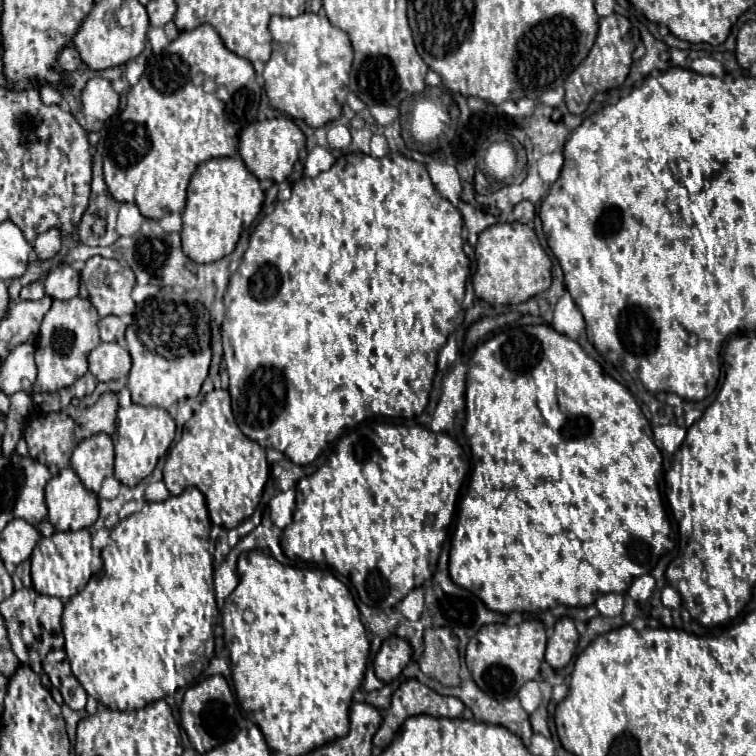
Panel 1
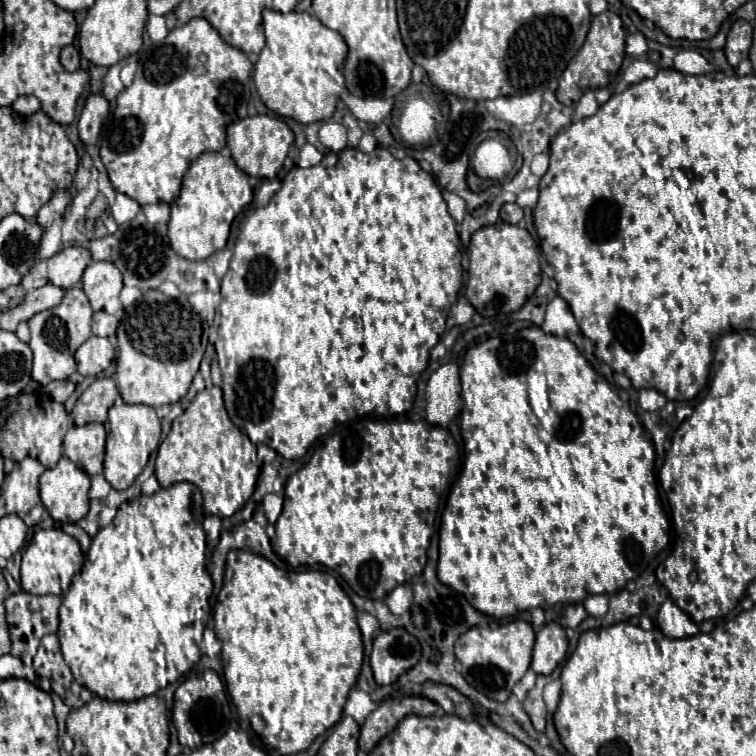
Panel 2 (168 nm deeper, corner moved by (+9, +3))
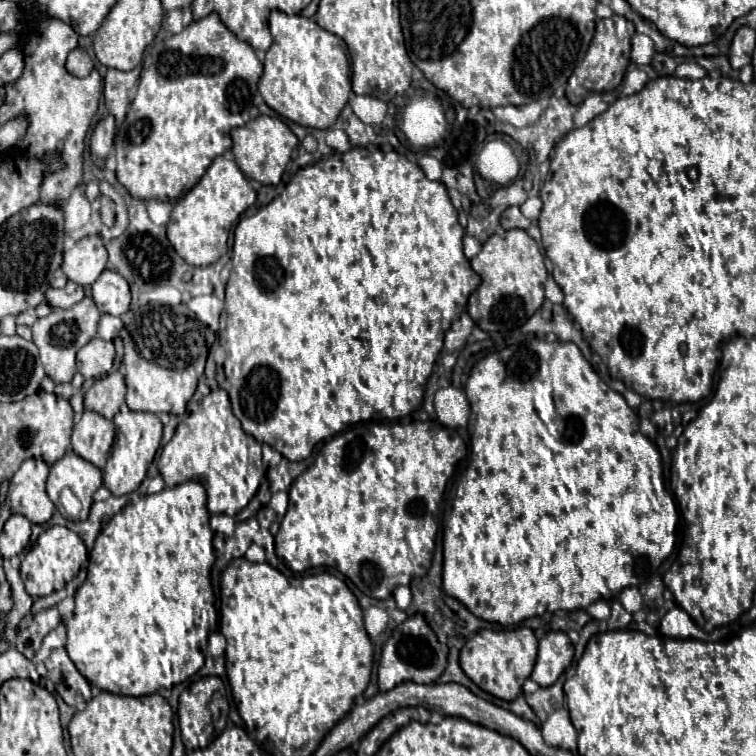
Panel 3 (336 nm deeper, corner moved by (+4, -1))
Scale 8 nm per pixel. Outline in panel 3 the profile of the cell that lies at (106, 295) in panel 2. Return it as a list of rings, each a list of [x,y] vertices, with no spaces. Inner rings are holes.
[[[104,269],[92,285],[92,299],[100,313],[122,315],[130,305],[130,289],[126,279],[116,271]]]

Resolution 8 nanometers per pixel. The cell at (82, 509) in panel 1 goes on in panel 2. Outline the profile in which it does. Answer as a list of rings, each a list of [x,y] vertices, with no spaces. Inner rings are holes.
[[[67,457],[41,475],[39,489],[43,505],[59,523],[77,523],[89,511],[89,475]]]

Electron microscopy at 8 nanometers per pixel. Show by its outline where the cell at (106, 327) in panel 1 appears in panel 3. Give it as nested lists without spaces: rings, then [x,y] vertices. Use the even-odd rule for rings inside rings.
[[[102,315],[100,323],[98,323],[98,337],[112,341],[114,335],[122,329],[122,321],[120,317],[112,317],[112,315]]]

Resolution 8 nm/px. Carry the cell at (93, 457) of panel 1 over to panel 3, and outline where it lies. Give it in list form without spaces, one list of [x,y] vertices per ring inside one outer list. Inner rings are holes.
[[[84,411],[82,419],[74,425],[72,451],[90,461],[98,469],[106,465],[114,441],[114,425],[98,413]]]

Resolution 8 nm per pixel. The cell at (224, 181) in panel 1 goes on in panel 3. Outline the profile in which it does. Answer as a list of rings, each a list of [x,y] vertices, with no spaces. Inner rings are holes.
[[[216,157],[202,179],[174,203],[172,217],[168,223],[170,243],[176,253],[190,265],[206,267],[216,263],[228,251],[228,233],[242,211],[246,211],[256,201],[256,191],[242,175],[232,157]]]

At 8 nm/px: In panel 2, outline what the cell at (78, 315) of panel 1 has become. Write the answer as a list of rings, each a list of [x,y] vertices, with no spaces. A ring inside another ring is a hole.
[[[71,287],[67,289],[67,295],[61,301],[61,305],[41,311],[27,321],[31,329],[29,347],[33,349],[33,379],[37,383],[47,385],[57,379],[67,379],[71,373],[77,371],[77,363],[73,355],[77,347],[91,337],[91,315],[93,311],[87,295],[81,289]]]

